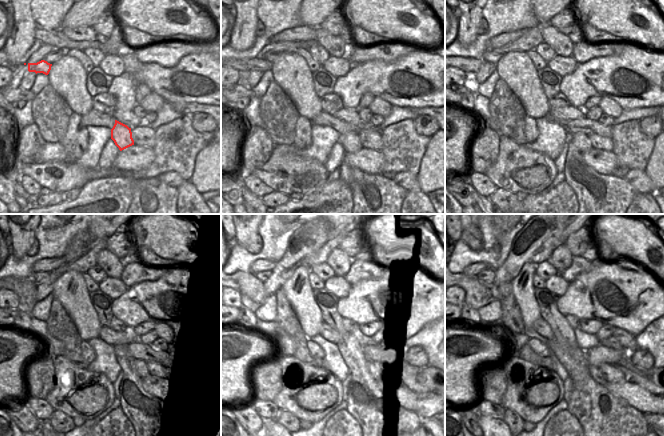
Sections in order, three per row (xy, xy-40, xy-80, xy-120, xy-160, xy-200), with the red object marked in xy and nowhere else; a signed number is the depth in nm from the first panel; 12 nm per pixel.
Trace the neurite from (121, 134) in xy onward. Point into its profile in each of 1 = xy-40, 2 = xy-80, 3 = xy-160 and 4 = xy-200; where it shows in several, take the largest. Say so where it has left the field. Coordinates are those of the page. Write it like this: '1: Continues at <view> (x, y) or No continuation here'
1: Continues at xy-40 (350, 141)
2: Continues at xy-80 (581, 141)
3: Continues at xy-160 (371, 369)
4: Continues at xy-200 (595, 372)

